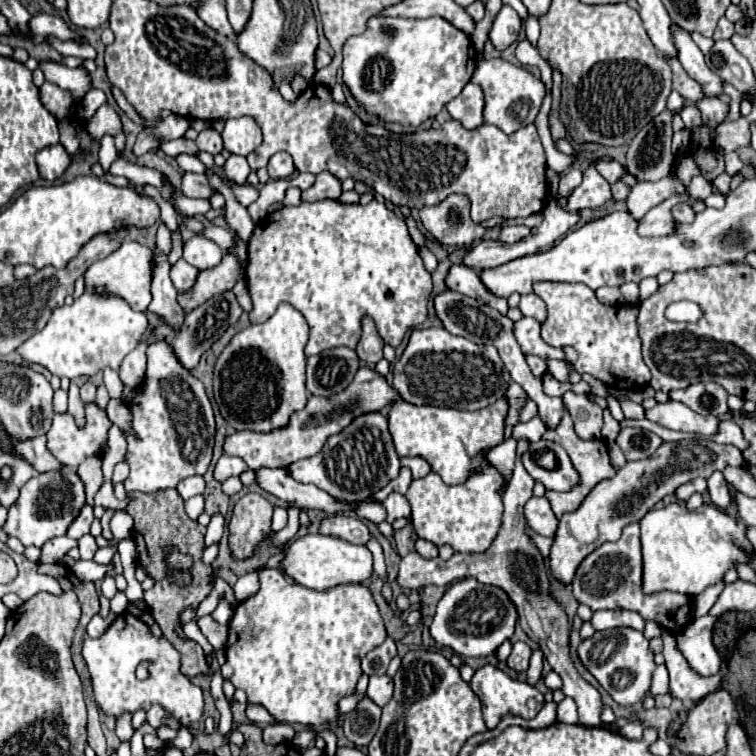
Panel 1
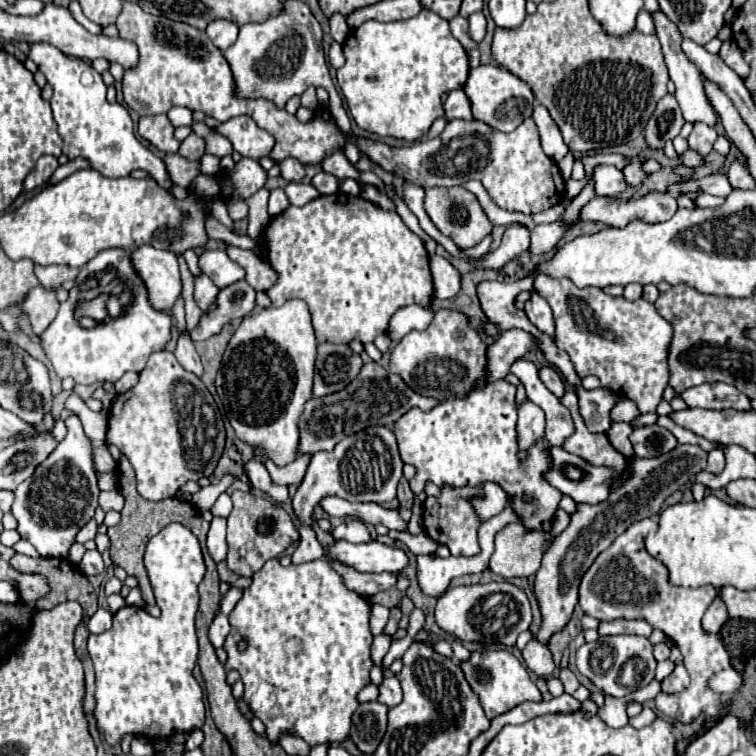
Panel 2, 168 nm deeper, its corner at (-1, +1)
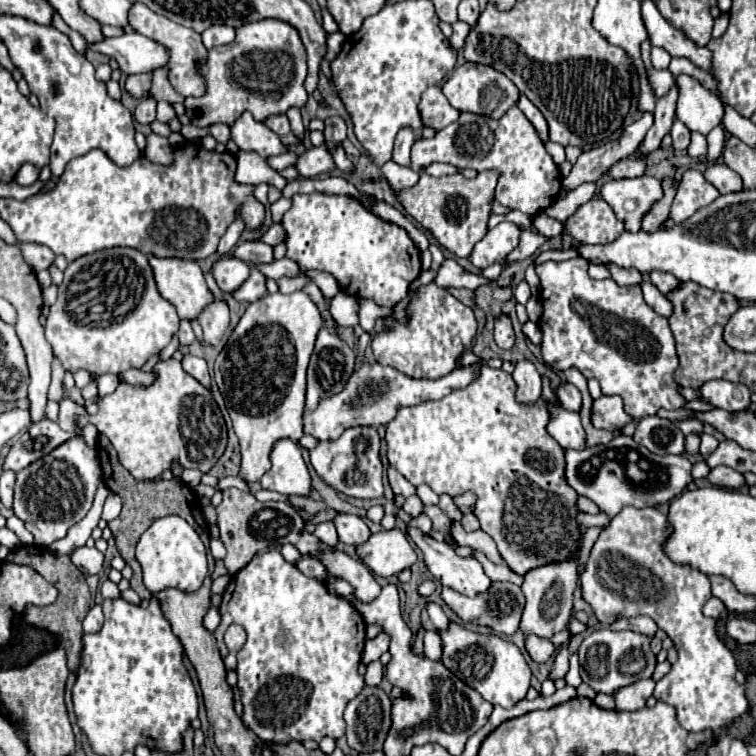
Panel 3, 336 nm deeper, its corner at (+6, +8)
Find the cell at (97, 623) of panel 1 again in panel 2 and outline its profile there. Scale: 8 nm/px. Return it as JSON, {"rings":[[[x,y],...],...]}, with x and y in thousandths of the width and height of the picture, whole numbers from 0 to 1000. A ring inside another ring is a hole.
{"rings":[[[131,804],[131,807],[118,817],[115,831],[118,831],[123,839],[134,839],[134,836],[139,836],[139,833],[147,831],[147,817],[149,817],[149,812],[147,812],[144,807]]]}

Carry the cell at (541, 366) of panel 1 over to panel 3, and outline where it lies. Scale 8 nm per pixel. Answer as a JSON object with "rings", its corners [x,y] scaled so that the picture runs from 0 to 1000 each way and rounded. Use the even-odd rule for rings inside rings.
{"rings":[[[754,507],[741,509],[735,522],[738,522],[746,541],[754,541],[754,544],[762,544],[762,546],[770,541],[770,522],[759,509],[754,509]]]}

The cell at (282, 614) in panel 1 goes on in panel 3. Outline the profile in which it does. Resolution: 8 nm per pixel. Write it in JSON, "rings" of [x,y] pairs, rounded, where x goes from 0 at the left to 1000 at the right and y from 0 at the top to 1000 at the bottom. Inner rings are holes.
{"rings":[[[352,729],[339,734],[325,750],[307,761],[302,779],[291,798],[294,824],[283,835],[291,864],[302,866],[296,835],[312,824],[325,835],[325,851],[315,861],[315,911],[320,917],[320,954],[349,980],[426,980],[429,975],[452,975],[458,956],[452,951],[455,935],[468,925],[479,909],[481,896],[474,893],[476,866],[484,848],[484,827],[476,811],[452,790],[434,784],[431,771],[405,763],[392,747],[381,745],[370,729]]]}

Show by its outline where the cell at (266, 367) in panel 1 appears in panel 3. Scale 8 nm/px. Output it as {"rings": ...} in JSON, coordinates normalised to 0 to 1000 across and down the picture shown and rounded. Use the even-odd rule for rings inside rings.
{"rings":[[[362,388],[331,401],[299,459],[283,480],[286,509],[296,522],[310,570],[320,591],[315,631],[323,639],[344,636],[357,620],[357,597],[368,581],[399,578],[405,485],[429,425],[421,403],[402,388]]]}

